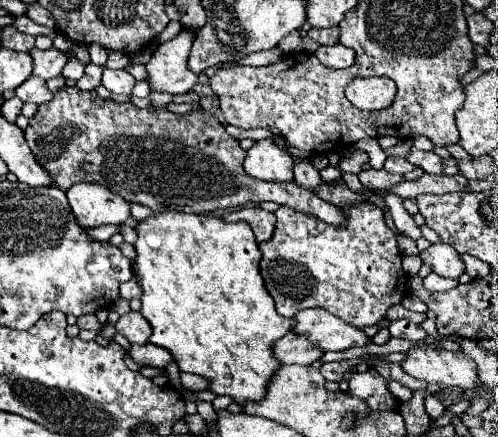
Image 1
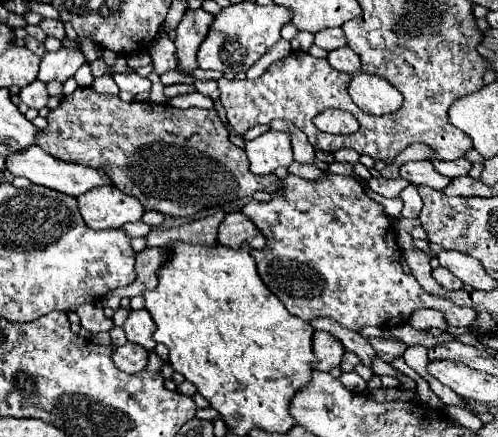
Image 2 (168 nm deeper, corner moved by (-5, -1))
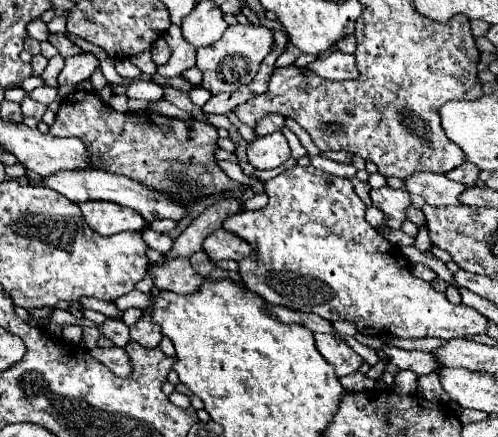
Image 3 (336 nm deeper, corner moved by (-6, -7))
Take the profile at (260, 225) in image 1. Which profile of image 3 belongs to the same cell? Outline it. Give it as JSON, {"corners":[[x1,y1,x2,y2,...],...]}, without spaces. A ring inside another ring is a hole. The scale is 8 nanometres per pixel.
{"corners":[[215,230,203,242,203,250,211,260,241,260,251,254,251,246,227,230]]}

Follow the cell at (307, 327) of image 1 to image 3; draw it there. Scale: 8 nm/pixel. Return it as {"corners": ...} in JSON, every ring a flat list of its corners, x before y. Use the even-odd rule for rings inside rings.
{"corners":[[383,346,383,352,389,356,389,362,397,368,411,368,417,376,439,372,441,364,431,352,419,352,419,350,401,350,395,346]]}

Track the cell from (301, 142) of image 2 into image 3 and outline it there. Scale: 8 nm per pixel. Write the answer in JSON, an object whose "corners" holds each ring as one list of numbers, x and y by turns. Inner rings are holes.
{"corners":[[271,114,271,116,265,116,263,120,259,120,259,124,255,124,253,132,255,132,255,136,267,136,275,130,281,130,283,124,285,124,285,118]]}

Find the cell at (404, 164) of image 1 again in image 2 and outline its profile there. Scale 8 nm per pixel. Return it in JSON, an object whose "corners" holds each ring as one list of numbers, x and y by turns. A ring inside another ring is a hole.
{"corners":[[420,160,420,162,406,162,400,168,400,176,406,178,412,184,424,184,434,190,442,190,444,186,450,184,450,178,440,176,430,160]]}

